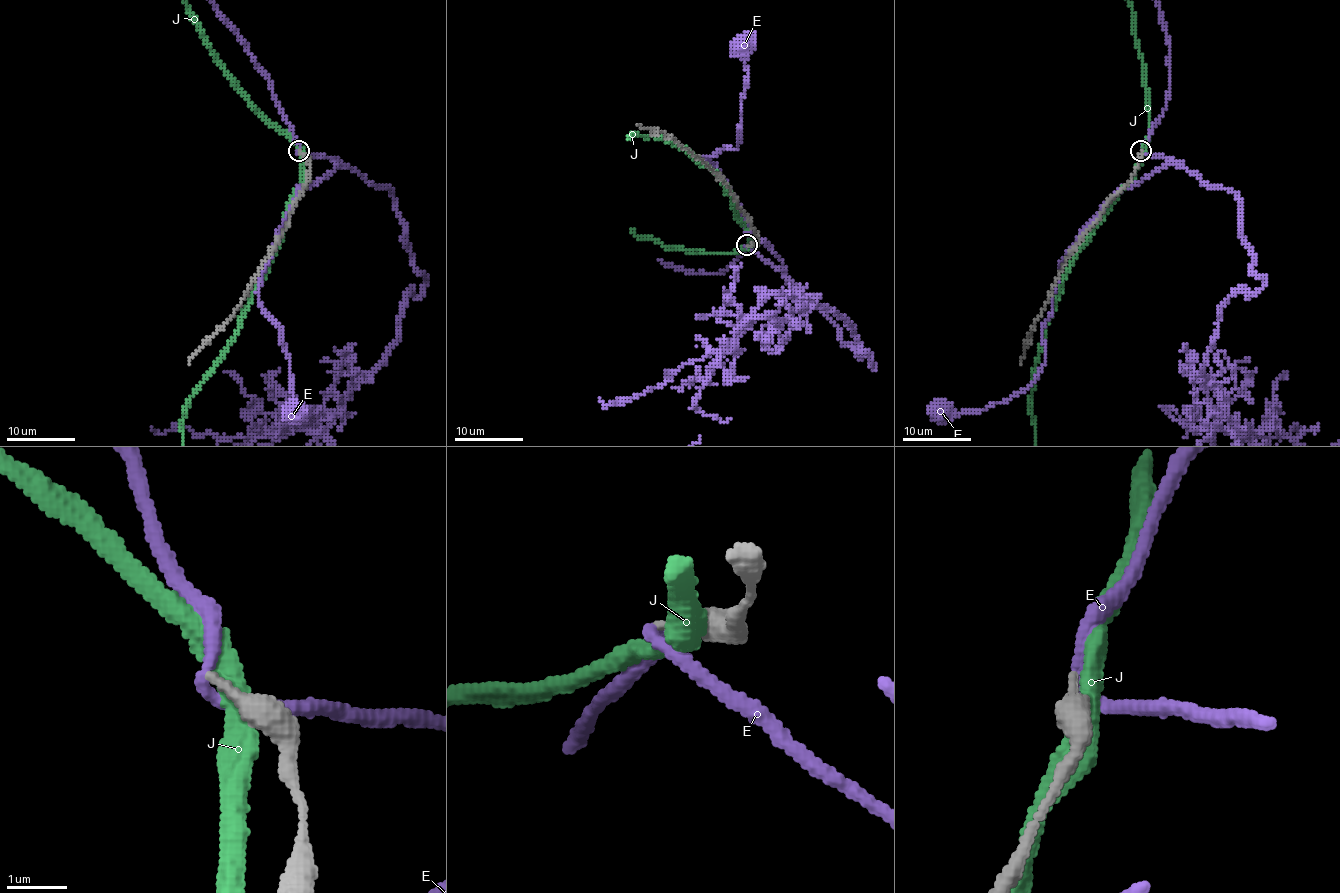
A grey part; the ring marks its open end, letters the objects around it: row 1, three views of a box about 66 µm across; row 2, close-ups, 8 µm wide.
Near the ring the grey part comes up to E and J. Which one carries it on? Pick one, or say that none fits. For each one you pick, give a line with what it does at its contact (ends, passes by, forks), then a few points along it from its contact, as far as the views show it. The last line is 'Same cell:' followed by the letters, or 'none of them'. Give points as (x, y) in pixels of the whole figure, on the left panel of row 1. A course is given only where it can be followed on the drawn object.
Same cell: none of them

